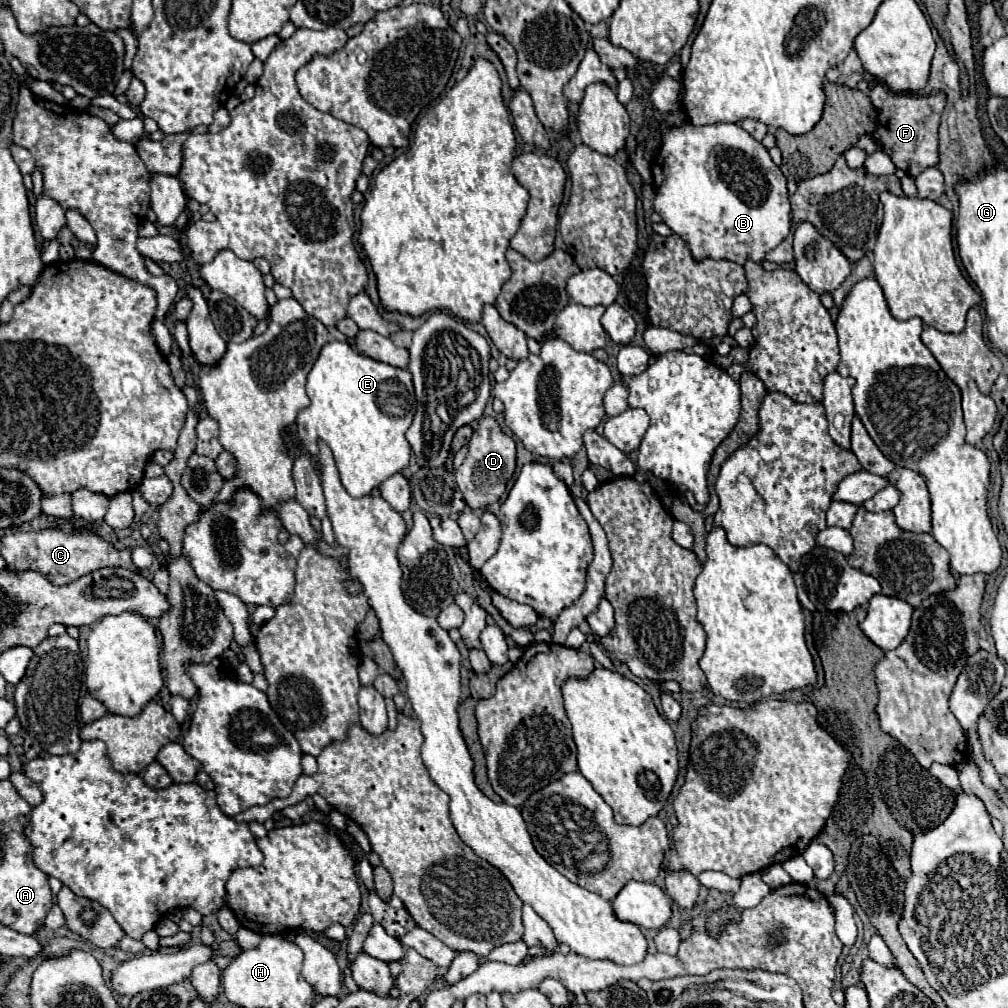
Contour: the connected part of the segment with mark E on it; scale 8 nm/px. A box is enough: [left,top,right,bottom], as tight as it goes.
[296,342,416,498]

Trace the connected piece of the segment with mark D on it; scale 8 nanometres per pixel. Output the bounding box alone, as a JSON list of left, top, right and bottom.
[454,416,516,510]

